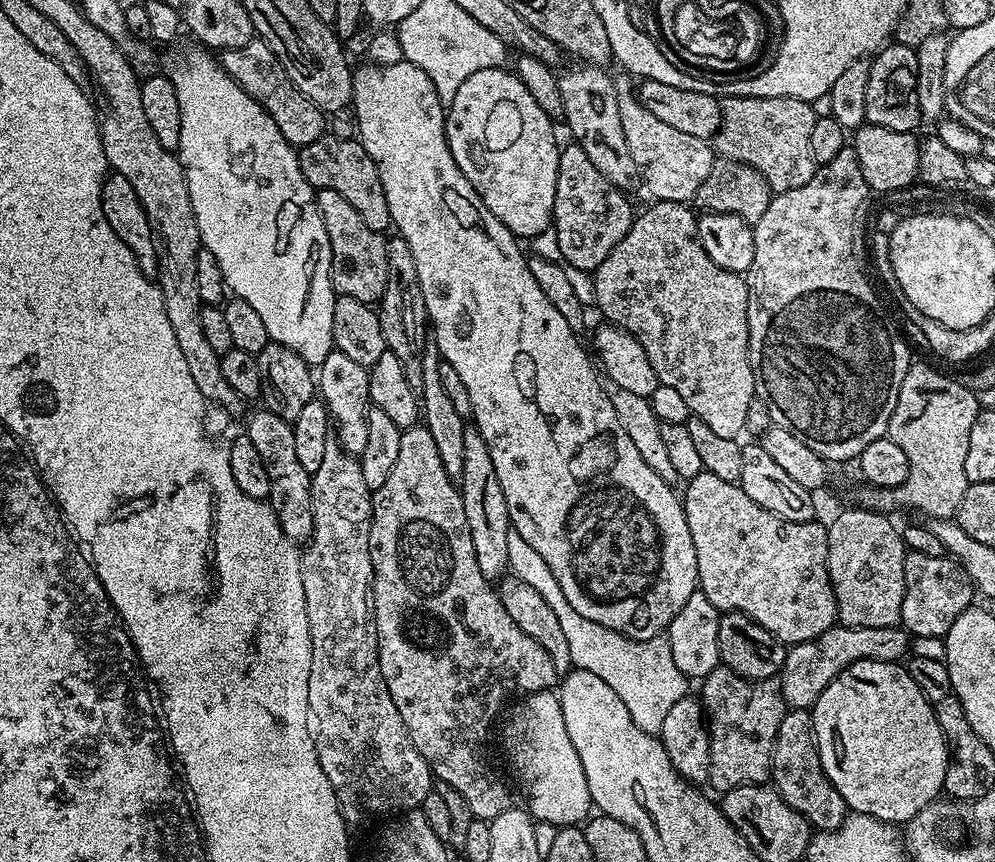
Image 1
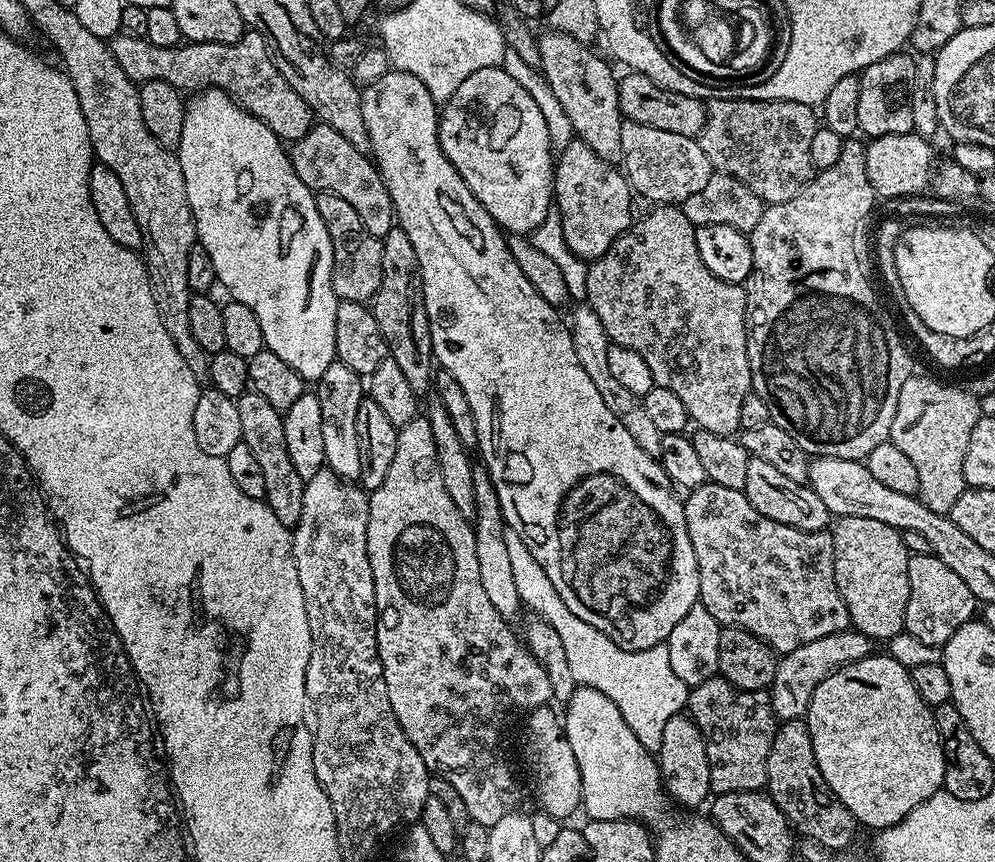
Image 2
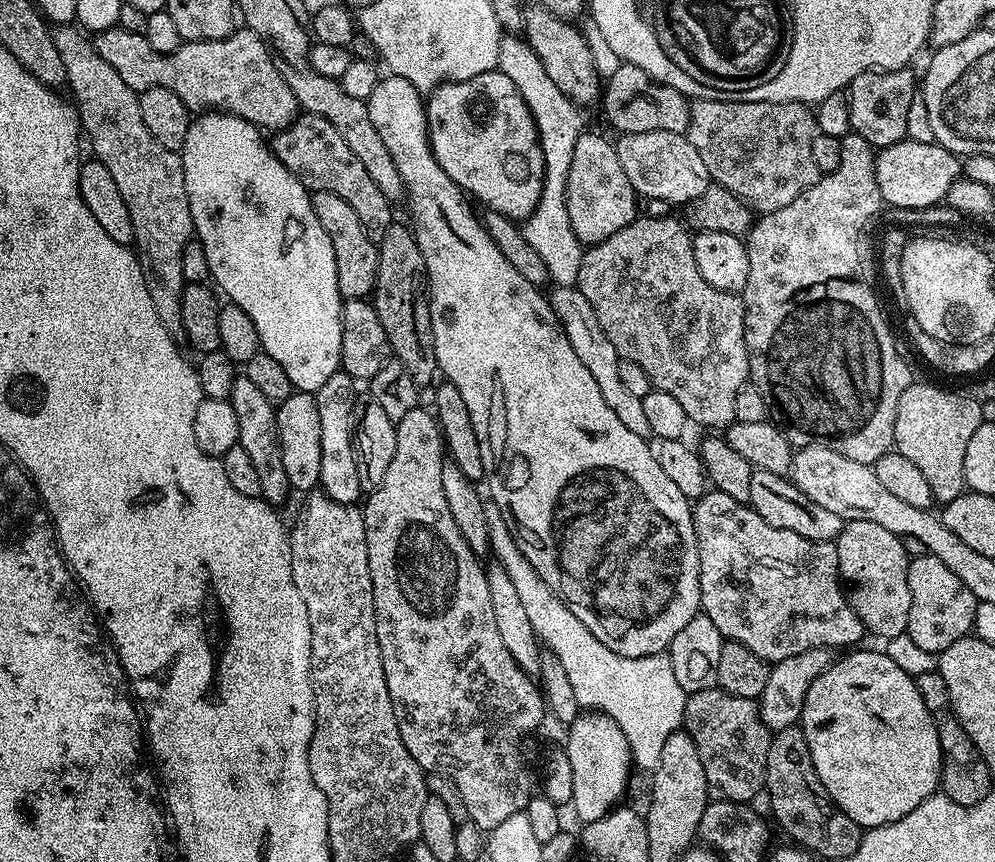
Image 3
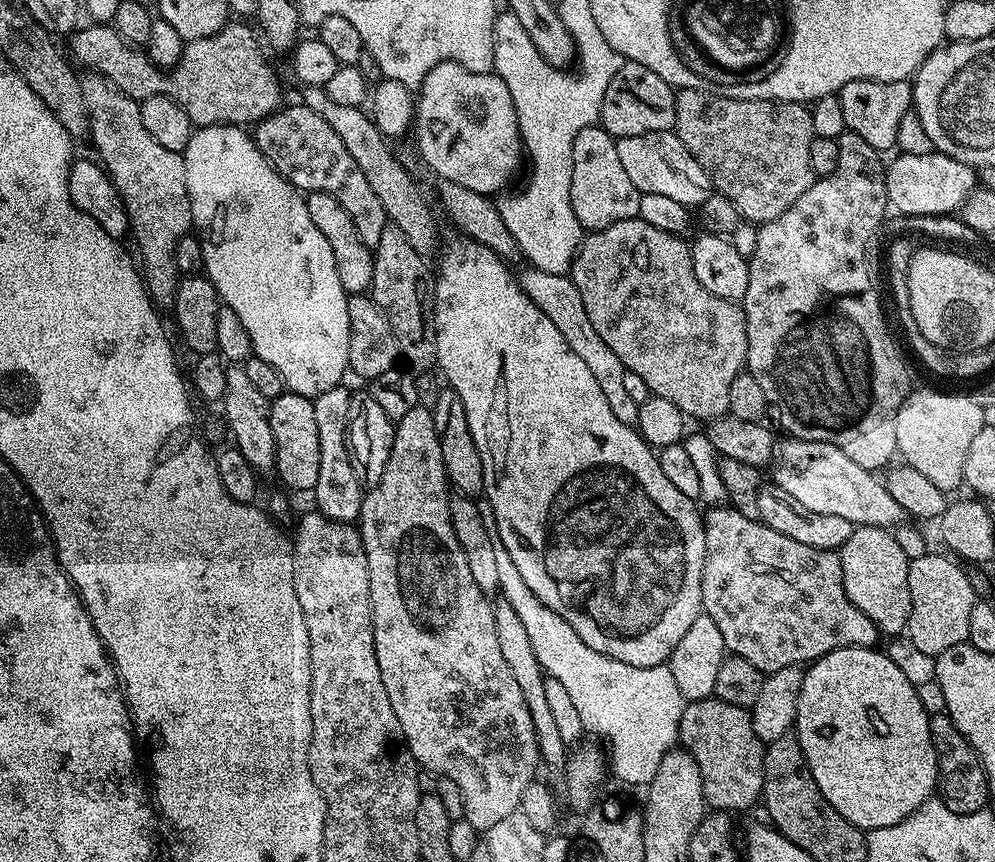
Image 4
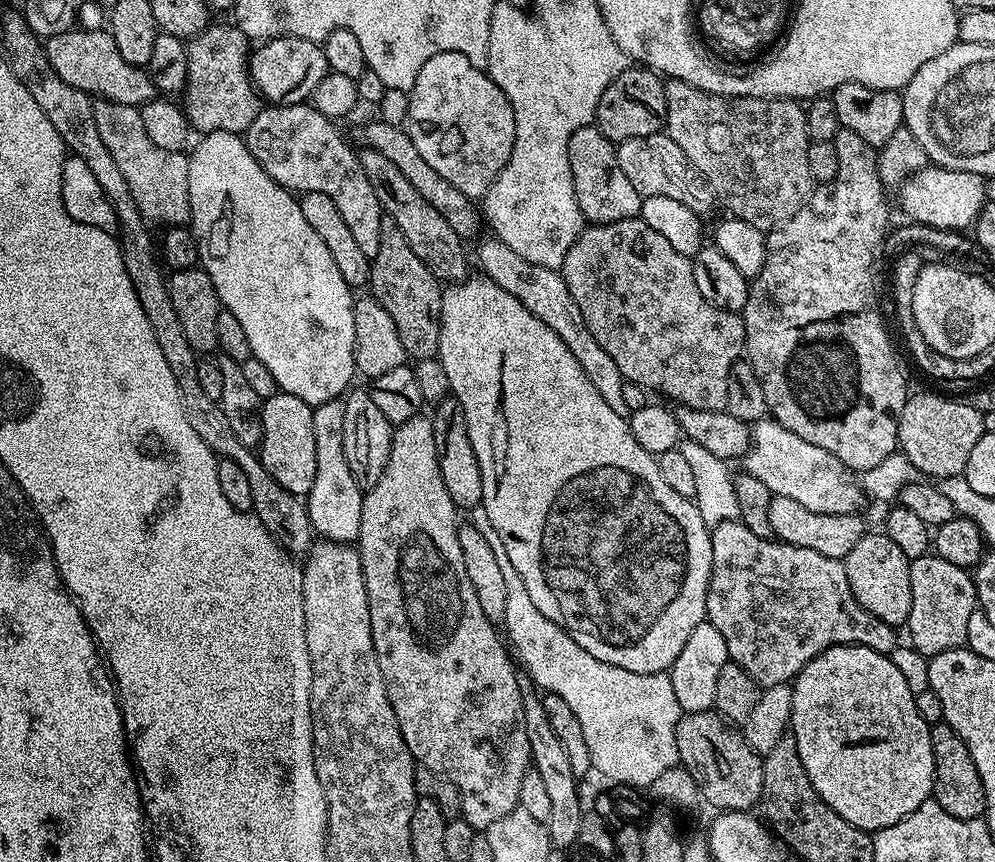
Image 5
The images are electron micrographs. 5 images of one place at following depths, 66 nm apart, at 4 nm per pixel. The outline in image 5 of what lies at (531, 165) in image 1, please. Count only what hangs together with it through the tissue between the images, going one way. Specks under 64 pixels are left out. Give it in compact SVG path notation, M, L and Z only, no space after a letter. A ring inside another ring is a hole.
M457 52L434 54L422 70L418 70L418 78L408 93L408 111L406 113L406 131L414 142L414 150L426 158L430 167L446 182L458 186L462 194L475 197L476 184L483 185L484 168L488 174L495 174L504 167L504 163L512 156L514 146L514 110L490 77L487 71L473 66L470 58Z

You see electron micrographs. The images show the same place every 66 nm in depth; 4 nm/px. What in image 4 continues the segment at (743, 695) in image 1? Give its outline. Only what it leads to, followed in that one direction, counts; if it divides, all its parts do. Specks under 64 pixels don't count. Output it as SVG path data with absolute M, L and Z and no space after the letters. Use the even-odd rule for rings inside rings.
M715 698L707 700L689 700L682 710L682 722L678 737L679 747L689 752L698 762L698 770L702 774L704 799L713 809L723 810L729 814L744 812L747 808L757 807L764 795L764 741L754 734L752 714L749 709L739 708L730 702L722 702Z

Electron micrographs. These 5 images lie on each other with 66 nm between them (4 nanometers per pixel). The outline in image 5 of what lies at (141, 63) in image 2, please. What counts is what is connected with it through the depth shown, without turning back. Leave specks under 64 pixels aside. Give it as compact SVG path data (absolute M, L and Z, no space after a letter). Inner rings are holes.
M212 22L187 41L187 46L188 85L182 93L182 107L188 115L189 125L195 131L197 128L197 133L200 134L218 130L241 134L247 132L250 122L254 122L262 107L262 97L248 75L248 37L242 34L242 30L235 23ZM77 26L66 34L54 34L43 41L44 53L58 78L70 82L78 90L101 100L113 100L119 104L140 107L155 99L156 91L151 76L145 69L134 67L122 58L111 32L100 28Z

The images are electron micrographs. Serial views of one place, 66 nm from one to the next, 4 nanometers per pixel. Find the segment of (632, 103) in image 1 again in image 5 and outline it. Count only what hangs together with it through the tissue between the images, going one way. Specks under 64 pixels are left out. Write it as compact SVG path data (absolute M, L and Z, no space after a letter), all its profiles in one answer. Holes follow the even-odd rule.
M655 132L642 138L621 140L616 144L616 153L618 166L622 166L626 178L630 178L634 190L638 190L641 197L661 195L674 198L675 201L682 202L690 210L699 214L706 214L711 210L712 204L717 203L712 188L701 176L699 170L688 161L686 154L682 154L678 142L674 142L664 132Z

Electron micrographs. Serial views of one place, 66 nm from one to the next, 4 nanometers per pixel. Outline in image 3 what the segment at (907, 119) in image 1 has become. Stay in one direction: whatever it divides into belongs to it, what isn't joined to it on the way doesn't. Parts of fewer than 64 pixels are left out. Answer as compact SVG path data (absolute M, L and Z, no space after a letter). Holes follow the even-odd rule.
M906 67L889 72L863 72L846 89L852 131L866 138L866 142L870 142L877 150L894 146L907 137L906 114L910 114L910 102L914 102L918 95L918 76L912 71L911 67Z

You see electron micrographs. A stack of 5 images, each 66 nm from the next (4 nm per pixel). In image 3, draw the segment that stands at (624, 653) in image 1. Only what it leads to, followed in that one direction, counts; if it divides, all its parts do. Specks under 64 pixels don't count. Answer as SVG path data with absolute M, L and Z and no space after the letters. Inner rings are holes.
M488 502L484 509L486 526L490 530L491 553L510 576L510 582L514 582L522 607L530 618L530 626L534 626L536 631L537 640L558 658L558 662L562 662L570 678L570 686L574 686L574 698L578 698L581 709L599 710L614 718L622 734L626 734L633 765L637 769L655 770L658 758L662 758L662 746L666 746L666 738L681 731L689 697L689 693L678 686L678 678L674 678L674 666L670 666L667 652L642 658L626 658L602 646L602 642L598 642L598 638L594 638L594 634L590 634L590 630L586 630L586 626L582 626L574 614L570 614L567 606L552 593L550 586L538 578L534 566L526 562L498 506Z

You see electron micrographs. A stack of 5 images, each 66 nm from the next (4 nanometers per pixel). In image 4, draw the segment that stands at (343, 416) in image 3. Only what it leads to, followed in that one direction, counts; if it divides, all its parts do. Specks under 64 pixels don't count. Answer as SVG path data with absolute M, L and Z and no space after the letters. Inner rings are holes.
M341 386L326 390L326 394L318 394L312 402L314 419L318 425L318 447L322 449L314 497L316 496L315 507L326 518L356 522L360 518L360 506L364 502L365 489L356 477L356 471L348 453L348 419L352 392L346 388Z

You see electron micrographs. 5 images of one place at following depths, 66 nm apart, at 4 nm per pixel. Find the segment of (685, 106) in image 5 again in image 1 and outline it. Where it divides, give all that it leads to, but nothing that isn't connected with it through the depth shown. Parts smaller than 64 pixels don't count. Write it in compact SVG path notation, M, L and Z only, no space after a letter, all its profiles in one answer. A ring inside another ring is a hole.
M725 96L720 100L722 122L720 123L720 129L716 131L714 137L715 155L726 160L733 160L739 164L744 164L747 168L757 172L772 187L773 193L785 192L786 190L798 190L798 186L806 186L806 182L810 182L810 178L814 178L818 167L814 162L814 154L810 154L810 133L814 130L814 122L818 115L817 109L814 110L812 108L815 107L809 101L799 100L793 96Z

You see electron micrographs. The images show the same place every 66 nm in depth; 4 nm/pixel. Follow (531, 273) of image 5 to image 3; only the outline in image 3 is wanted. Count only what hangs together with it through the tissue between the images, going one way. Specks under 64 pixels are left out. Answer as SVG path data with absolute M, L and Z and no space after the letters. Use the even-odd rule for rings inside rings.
M558 284L547 293L548 305L552 307L552 315L555 316L560 329L570 338L570 346L574 346L574 354L578 354L578 359L590 370L590 375L594 377L606 406L610 406L618 419L626 426L626 430L634 434L648 438L652 436L650 426L646 422L646 414L642 411L642 402L639 396L630 394L630 389L622 383L622 378L618 375L620 356L614 350L614 342L606 338L606 330L598 326L598 317L594 315L594 306L590 306L586 294L582 290L571 284Z

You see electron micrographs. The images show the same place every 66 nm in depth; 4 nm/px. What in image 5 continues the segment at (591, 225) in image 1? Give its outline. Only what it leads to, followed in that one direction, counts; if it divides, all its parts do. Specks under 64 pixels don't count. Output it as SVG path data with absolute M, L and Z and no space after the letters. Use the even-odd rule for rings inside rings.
M595 126L574 130L568 153L570 170L574 178L574 194L589 225L609 224L640 216L642 201L640 192L634 190L630 178L626 178L626 173L622 171L622 166L618 166L616 144L608 140L606 134L602 134Z

